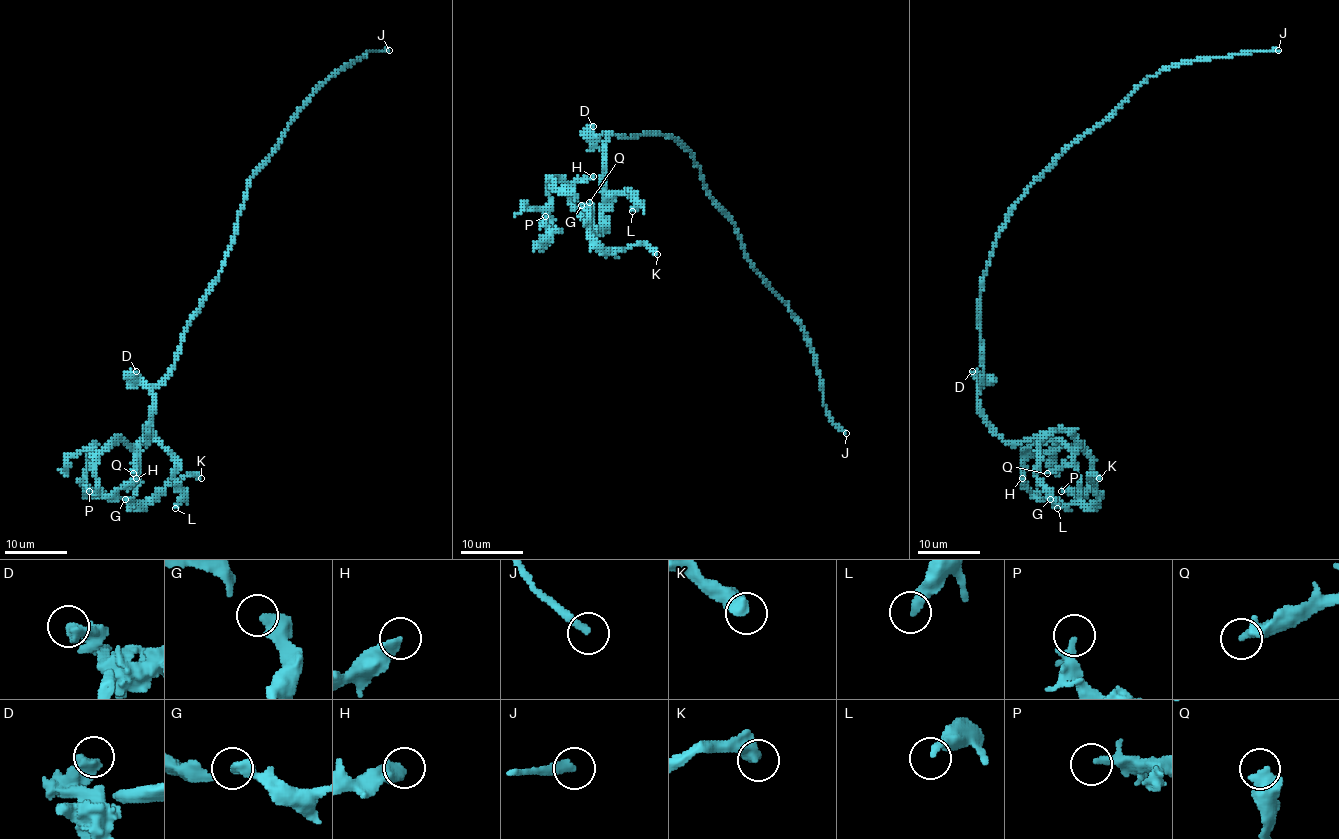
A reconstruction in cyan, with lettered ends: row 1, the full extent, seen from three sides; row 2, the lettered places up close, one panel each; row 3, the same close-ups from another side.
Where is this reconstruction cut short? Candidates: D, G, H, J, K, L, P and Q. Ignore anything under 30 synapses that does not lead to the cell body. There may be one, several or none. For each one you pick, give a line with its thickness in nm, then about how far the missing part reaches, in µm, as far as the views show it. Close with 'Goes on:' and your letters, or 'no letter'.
J: calibre 300 nm; missing 160 µm
Goes on: J

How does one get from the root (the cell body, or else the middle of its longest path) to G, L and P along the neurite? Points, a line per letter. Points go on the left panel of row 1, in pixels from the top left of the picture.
G: (207, 296), (188, 324), (172, 371), (153, 390), (149, 444), (147, 429), (139, 448), (134, 500), (125, 499)
L: (207, 296), (172, 371), (153, 390), (149, 444), (152, 437), (175, 461), (182, 492), (175, 508)
P: (207, 296), (153, 390), (149, 444), (147, 429), (134, 447), (114, 440), (92, 455), (94, 447), (89, 491)

